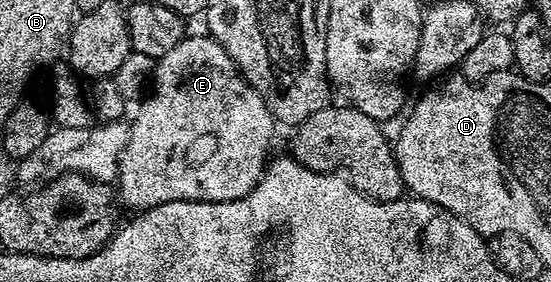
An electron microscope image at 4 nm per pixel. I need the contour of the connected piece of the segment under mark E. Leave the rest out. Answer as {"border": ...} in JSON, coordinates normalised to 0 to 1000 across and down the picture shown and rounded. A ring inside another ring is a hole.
{"border":[[[379,128],[330,135],[327,156],[319,156],[319,170],[312,170],[312,184],[305,184],[294,206],[285,209],[276,259],[276,298],[278,291],[279,333],[267,340],[265,365],[250,390],[250,408],[240,418],[232,511],[221,546],[214,553],[214,606],[211,613],[214,667],[211,663],[211,688],[216,706],[221,699],[223,723],[236,741],[236,752],[256,752],[307,716],[419,716],[454,688],[461,656],[475,631],[477,603],[483,599],[486,550],[492,543],[492,535],[488,539],[490,500],[497,489],[501,436],[475,344],[448,298],[439,259],[428,241],[428,227],[414,199],[414,184],[407,184],[403,160]]]}

